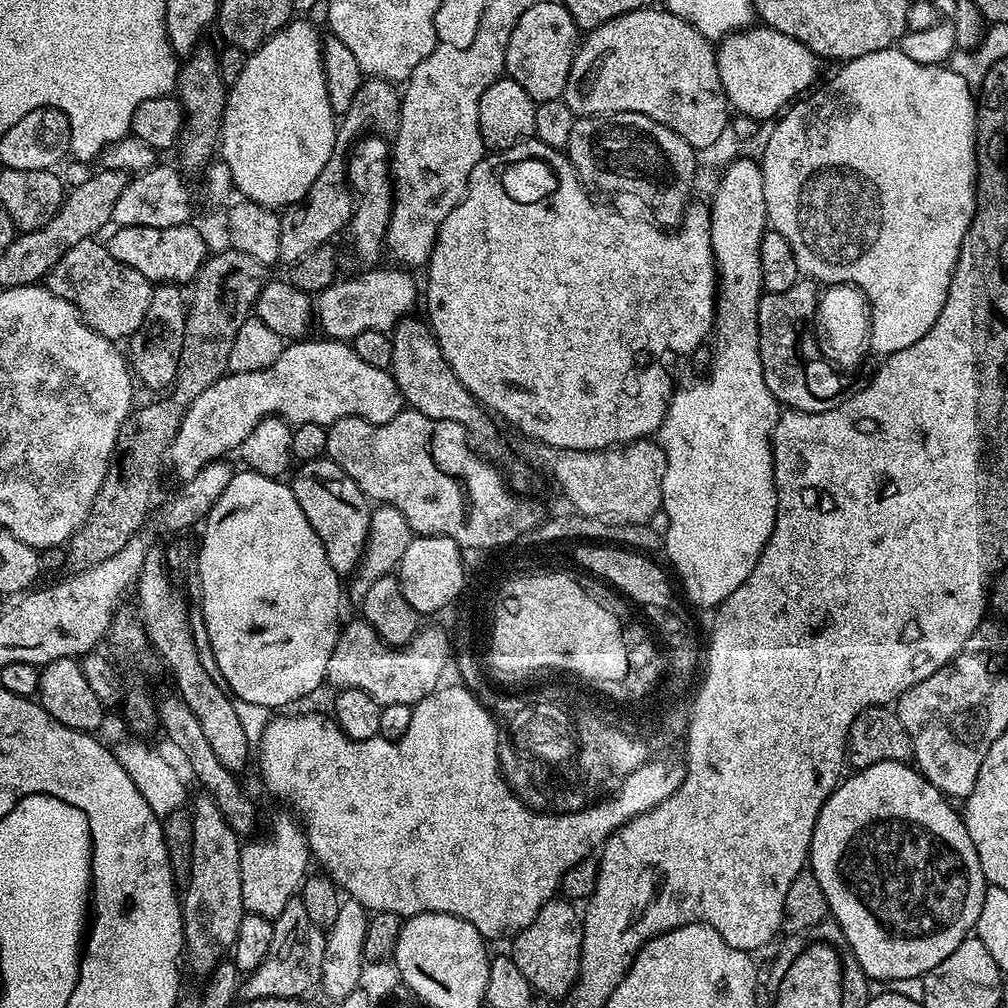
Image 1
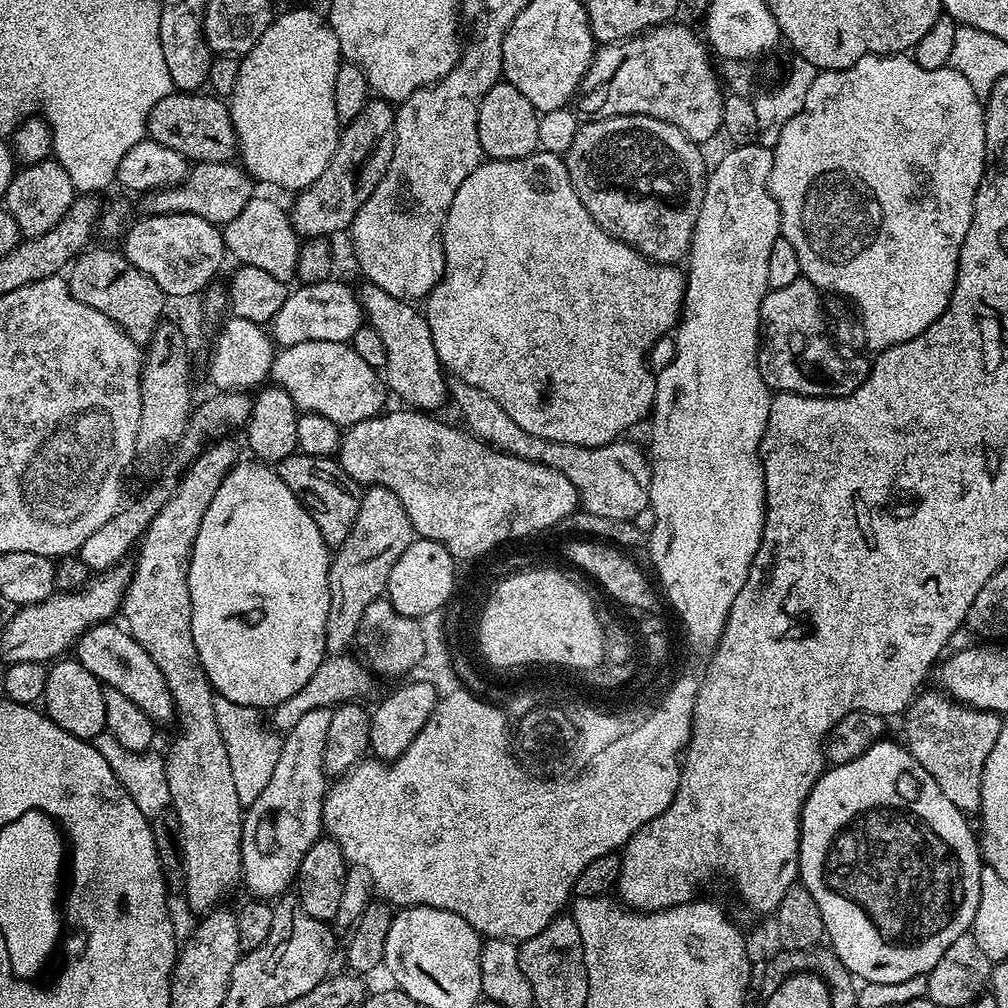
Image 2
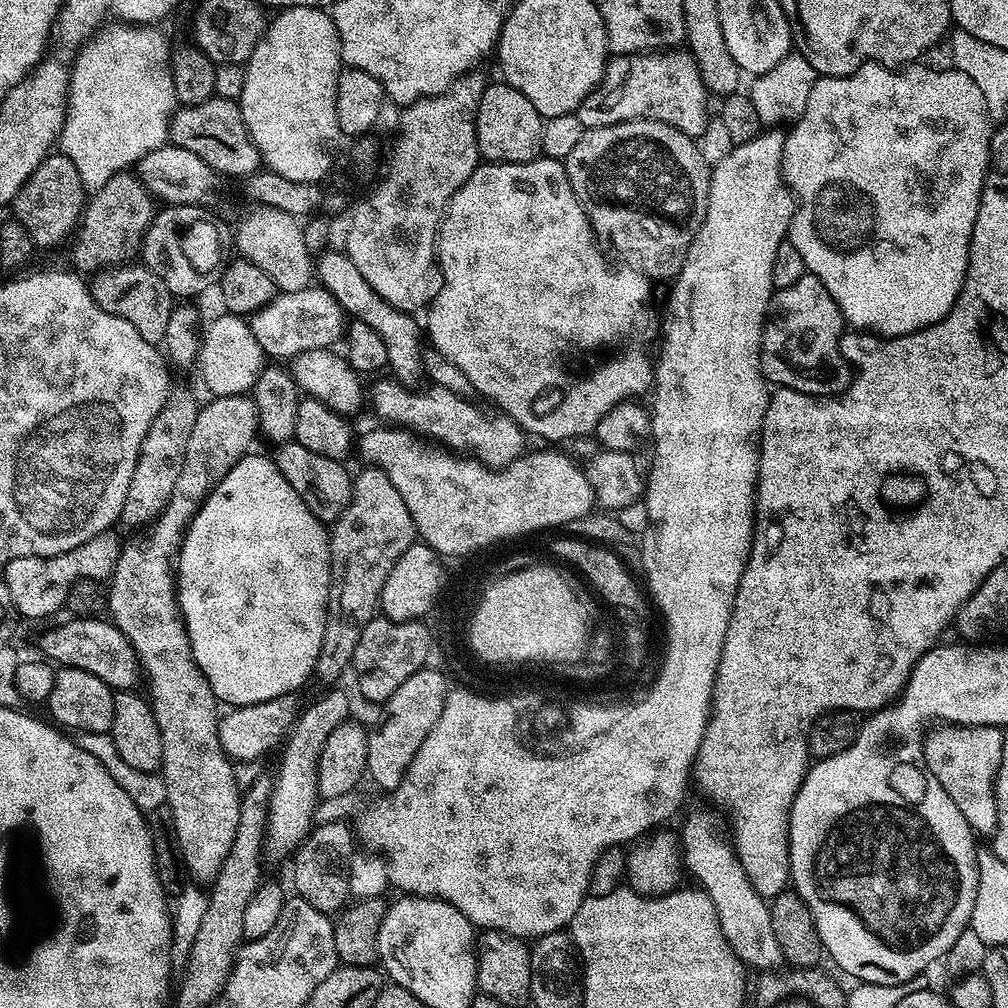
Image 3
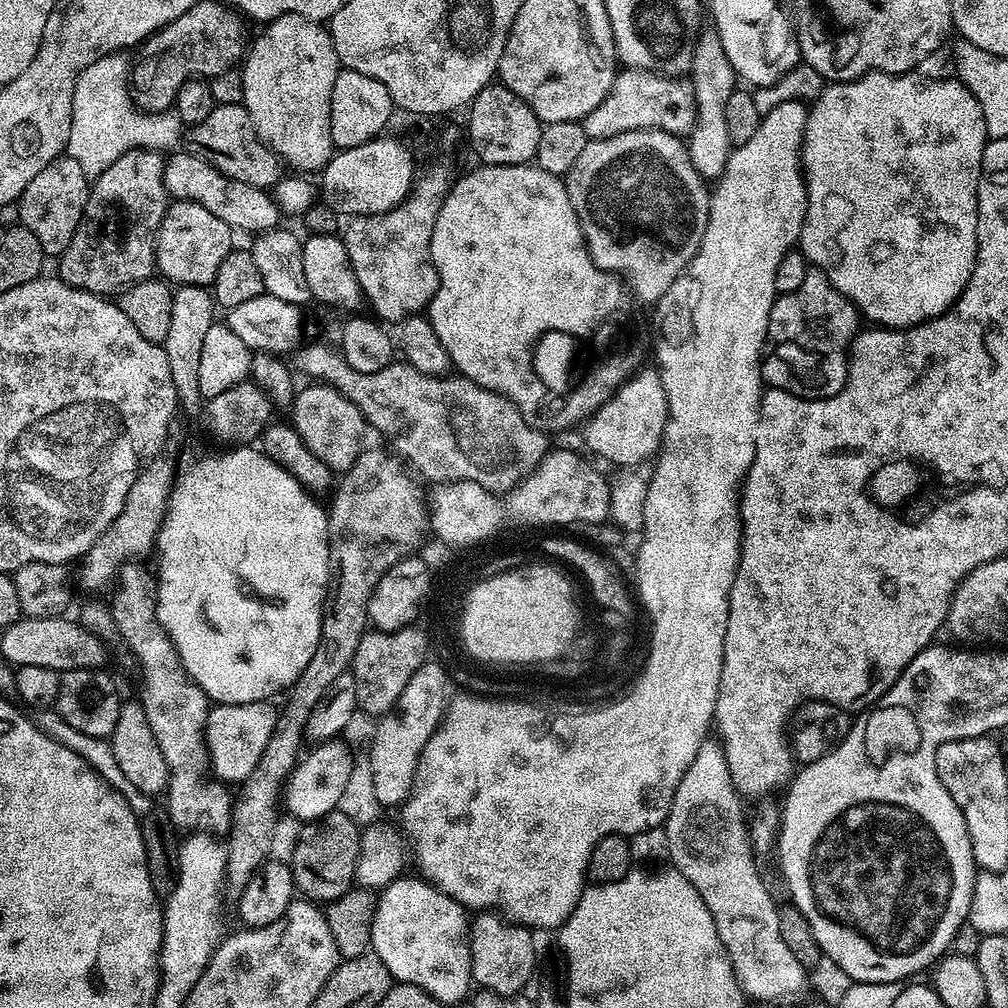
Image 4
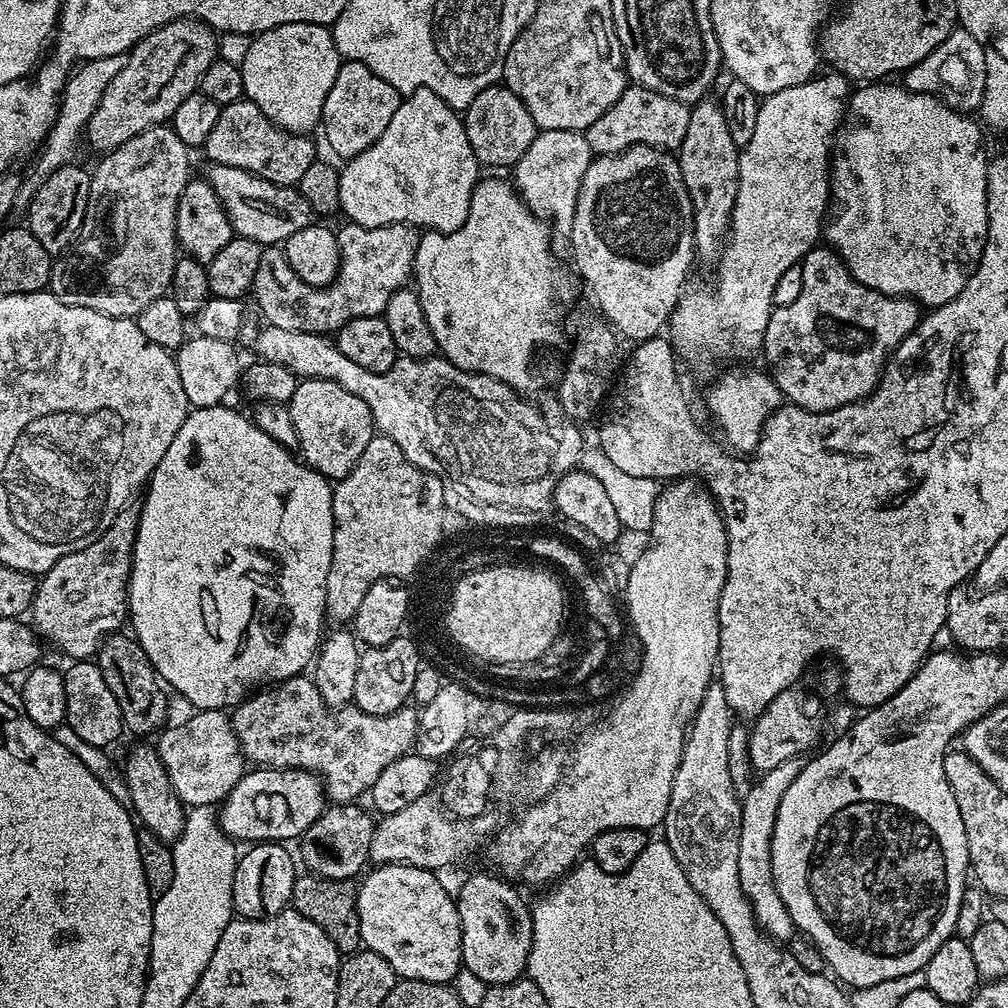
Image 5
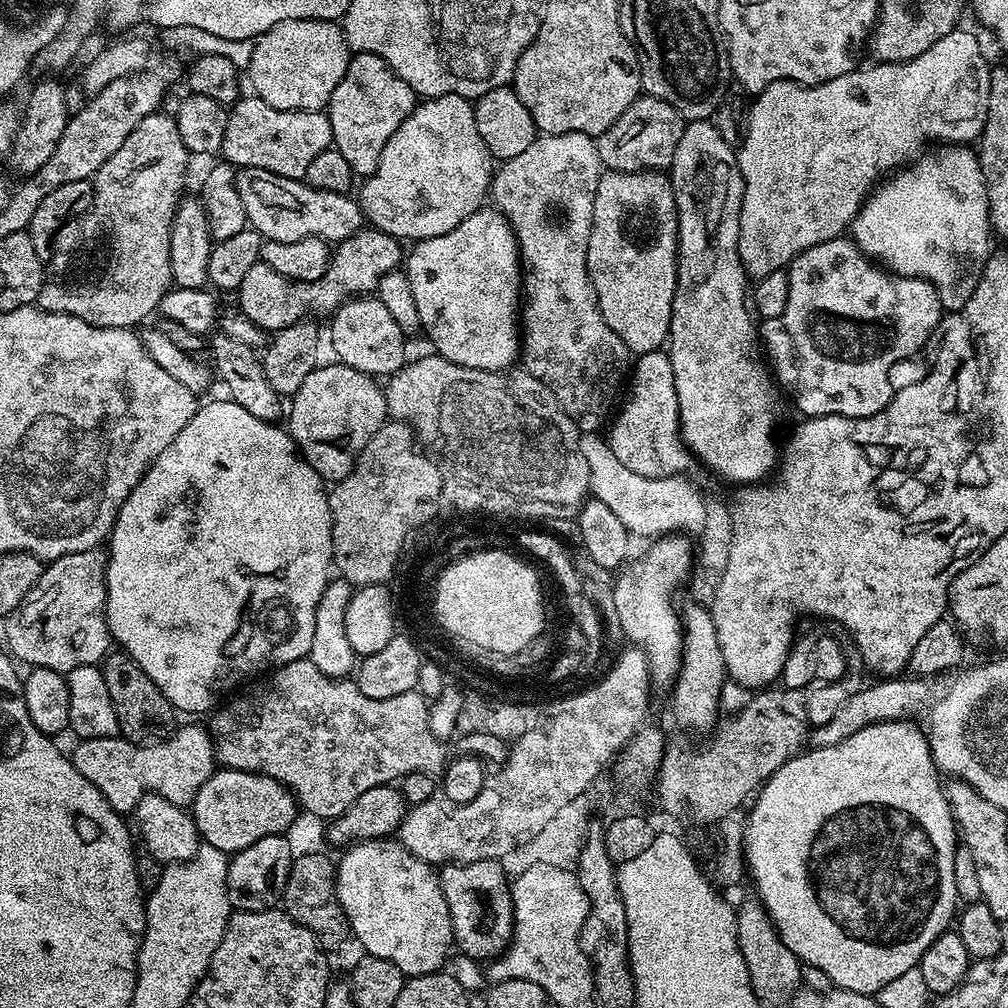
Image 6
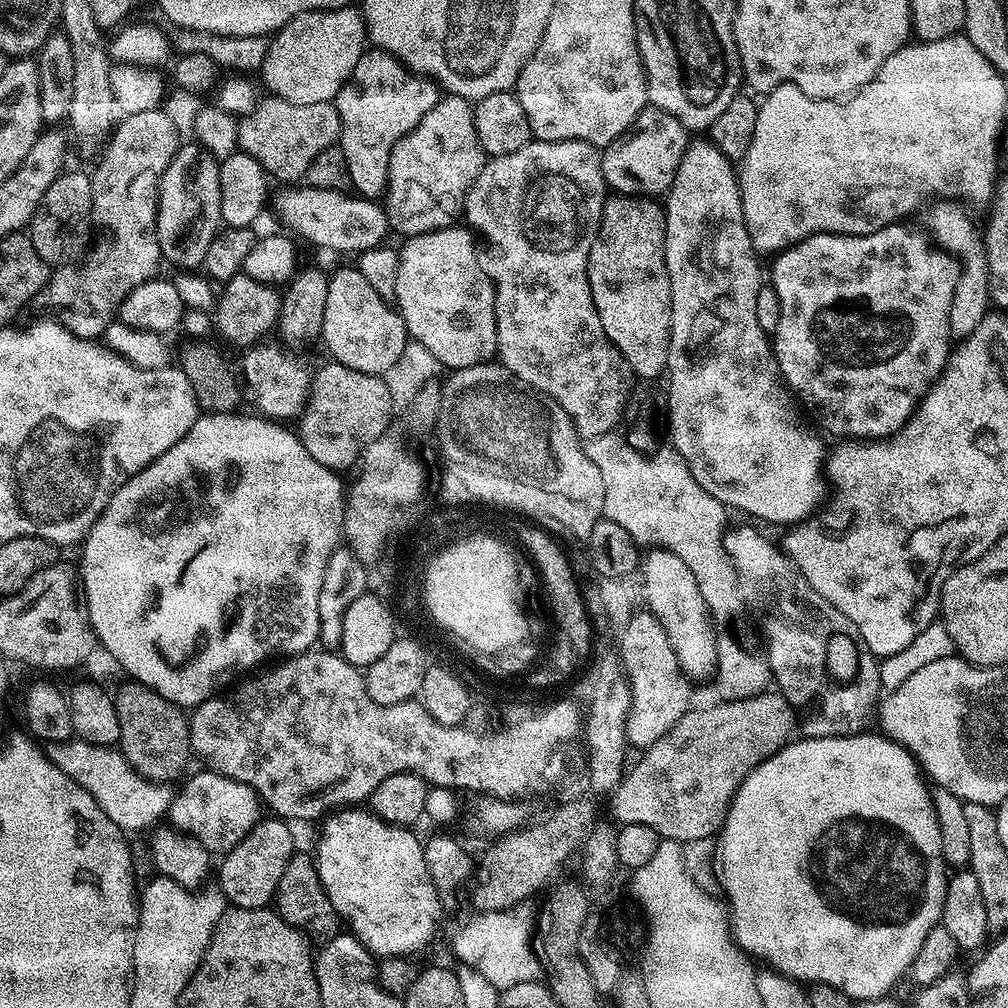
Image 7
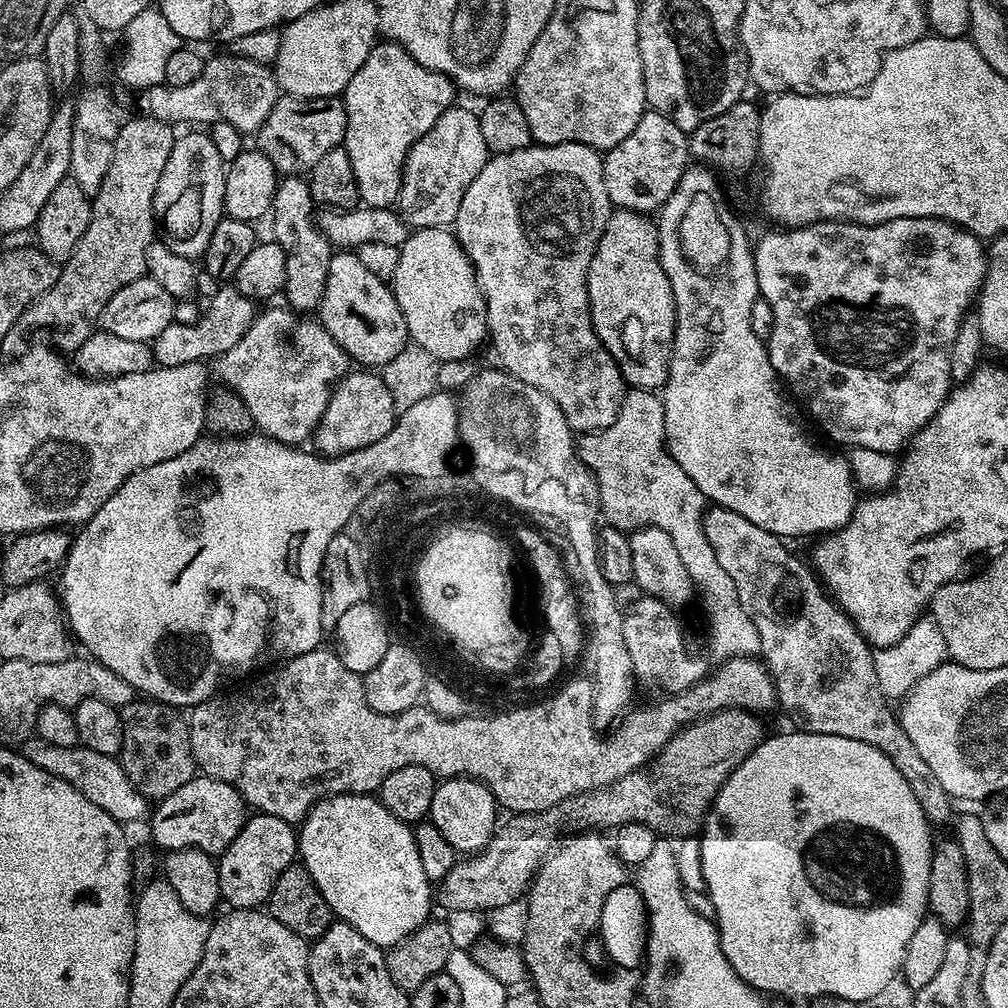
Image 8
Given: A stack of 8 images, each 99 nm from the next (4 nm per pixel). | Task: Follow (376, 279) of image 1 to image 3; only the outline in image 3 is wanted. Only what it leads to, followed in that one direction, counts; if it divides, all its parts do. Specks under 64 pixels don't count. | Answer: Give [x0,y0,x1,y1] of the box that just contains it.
[250,286,346,358]

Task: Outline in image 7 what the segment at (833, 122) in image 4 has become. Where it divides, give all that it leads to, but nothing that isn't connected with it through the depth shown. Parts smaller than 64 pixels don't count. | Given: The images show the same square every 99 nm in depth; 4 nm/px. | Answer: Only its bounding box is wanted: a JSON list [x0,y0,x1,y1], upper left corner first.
[928,198,990,338]

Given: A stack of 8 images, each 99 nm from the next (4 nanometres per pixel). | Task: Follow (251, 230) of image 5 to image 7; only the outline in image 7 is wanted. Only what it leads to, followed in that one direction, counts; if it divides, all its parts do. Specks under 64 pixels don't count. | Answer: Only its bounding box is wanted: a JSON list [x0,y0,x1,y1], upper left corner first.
[276,186,389,254]

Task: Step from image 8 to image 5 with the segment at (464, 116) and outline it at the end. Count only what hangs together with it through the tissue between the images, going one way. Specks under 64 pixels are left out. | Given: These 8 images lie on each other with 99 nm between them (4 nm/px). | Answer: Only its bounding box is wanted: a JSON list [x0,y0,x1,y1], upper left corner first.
[341,88,481,233]

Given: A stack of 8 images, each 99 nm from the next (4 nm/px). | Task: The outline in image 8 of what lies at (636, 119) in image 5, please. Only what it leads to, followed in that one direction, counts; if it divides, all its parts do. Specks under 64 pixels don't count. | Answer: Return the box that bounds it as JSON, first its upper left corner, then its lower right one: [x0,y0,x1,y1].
[602,110,690,214]

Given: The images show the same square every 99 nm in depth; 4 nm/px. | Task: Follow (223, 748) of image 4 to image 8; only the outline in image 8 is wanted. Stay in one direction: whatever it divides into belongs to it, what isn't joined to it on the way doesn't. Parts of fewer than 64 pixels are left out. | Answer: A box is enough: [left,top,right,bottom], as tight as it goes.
[22,738,149,822]

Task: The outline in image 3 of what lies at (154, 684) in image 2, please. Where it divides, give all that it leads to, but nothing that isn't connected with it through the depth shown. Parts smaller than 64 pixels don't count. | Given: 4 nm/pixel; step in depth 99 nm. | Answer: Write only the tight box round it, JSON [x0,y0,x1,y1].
[39,618,138,690]

